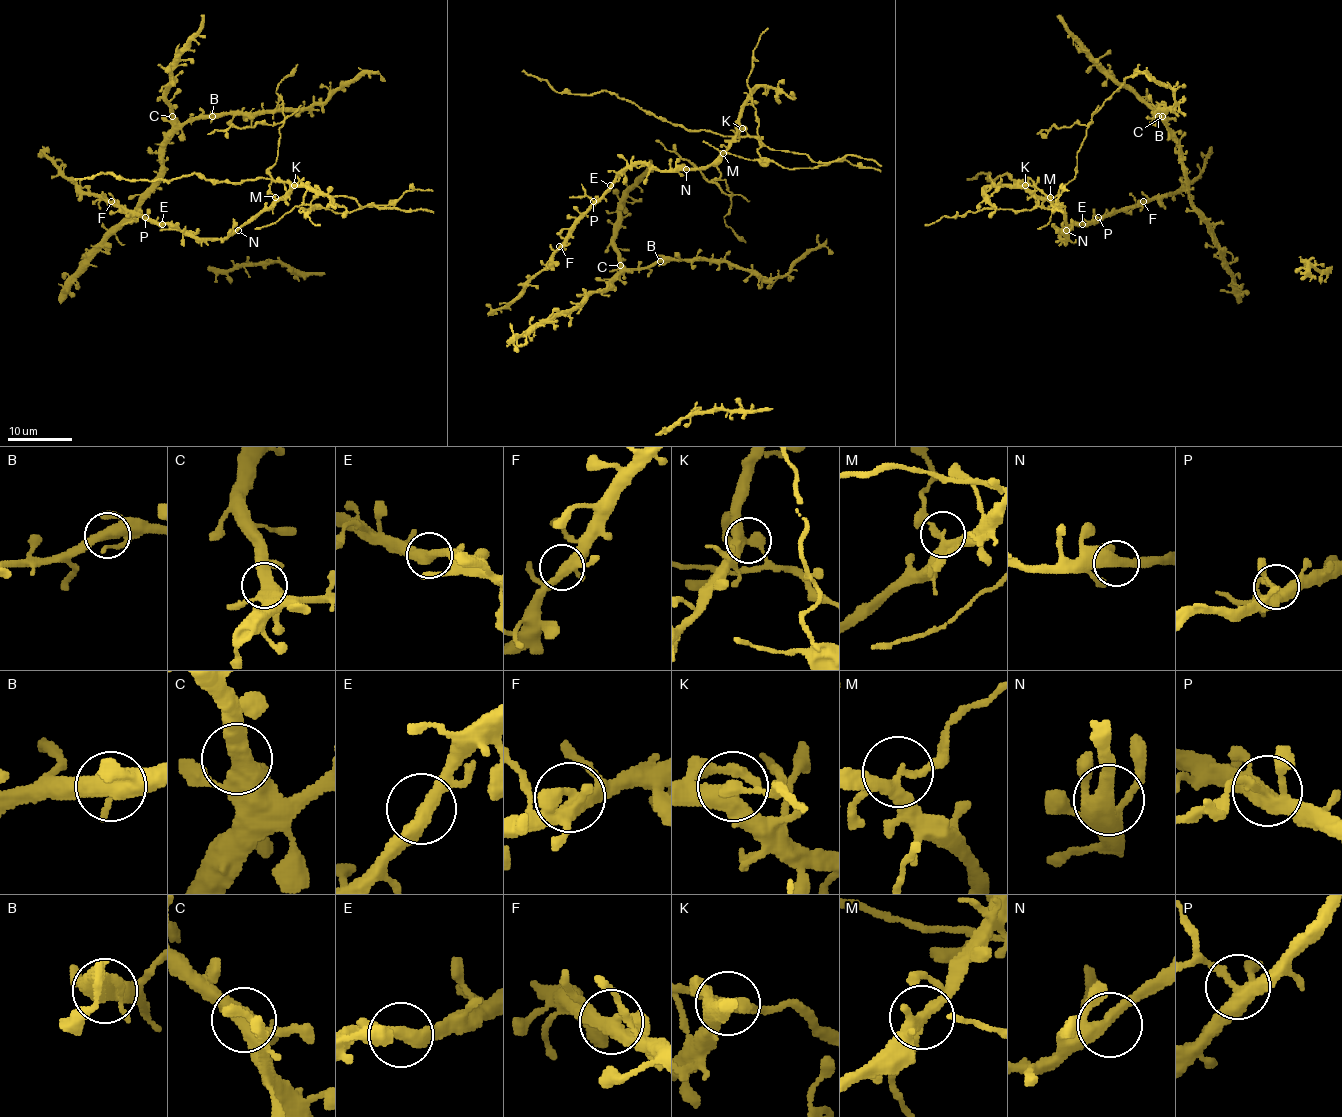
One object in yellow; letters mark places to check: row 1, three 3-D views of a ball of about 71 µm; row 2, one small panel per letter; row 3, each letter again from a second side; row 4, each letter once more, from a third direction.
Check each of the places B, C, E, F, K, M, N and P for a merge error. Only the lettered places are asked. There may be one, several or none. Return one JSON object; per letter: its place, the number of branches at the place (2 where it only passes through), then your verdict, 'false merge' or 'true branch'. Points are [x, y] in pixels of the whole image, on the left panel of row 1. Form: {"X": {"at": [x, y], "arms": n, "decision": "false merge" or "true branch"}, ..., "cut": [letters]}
{"B": {"at": [212, 116], "arms": 4, "decision": "true branch"}, "C": {"at": [172, 116], "arms": 3, "decision": "true branch"}, "E": {"at": [162, 224], "arms": 3, "decision": "true branch"}, "F": {"at": [111, 201], "arms": 4, "decision": "true branch"}, "K": {"at": [294, 185], "arms": 3, "decision": "false merge"}, "M": {"at": [275, 197], "arms": 3, "decision": "false merge"}, "N": {"at": [238, 230], "arms": 3, "decision": "true branch"}, "P": {"at": [145, 217], "arms": 4, "decision": "false merge"}, "cut": ["K", "M", "P"]}

